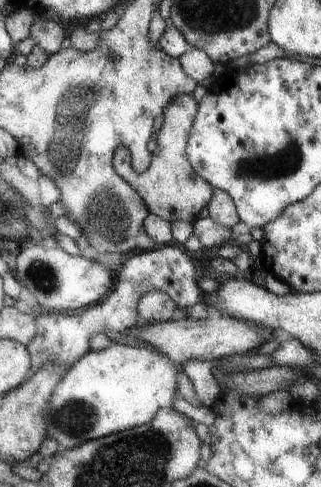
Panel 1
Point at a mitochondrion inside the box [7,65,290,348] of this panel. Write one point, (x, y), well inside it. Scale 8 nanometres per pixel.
(75, 104)

